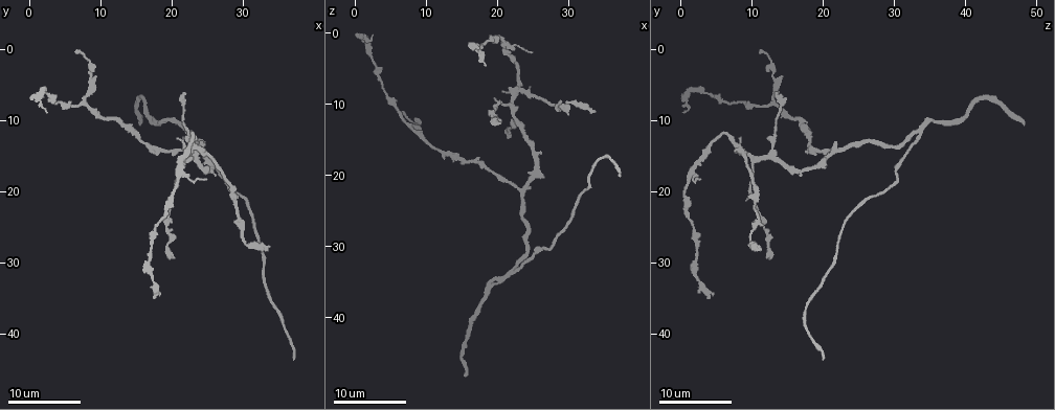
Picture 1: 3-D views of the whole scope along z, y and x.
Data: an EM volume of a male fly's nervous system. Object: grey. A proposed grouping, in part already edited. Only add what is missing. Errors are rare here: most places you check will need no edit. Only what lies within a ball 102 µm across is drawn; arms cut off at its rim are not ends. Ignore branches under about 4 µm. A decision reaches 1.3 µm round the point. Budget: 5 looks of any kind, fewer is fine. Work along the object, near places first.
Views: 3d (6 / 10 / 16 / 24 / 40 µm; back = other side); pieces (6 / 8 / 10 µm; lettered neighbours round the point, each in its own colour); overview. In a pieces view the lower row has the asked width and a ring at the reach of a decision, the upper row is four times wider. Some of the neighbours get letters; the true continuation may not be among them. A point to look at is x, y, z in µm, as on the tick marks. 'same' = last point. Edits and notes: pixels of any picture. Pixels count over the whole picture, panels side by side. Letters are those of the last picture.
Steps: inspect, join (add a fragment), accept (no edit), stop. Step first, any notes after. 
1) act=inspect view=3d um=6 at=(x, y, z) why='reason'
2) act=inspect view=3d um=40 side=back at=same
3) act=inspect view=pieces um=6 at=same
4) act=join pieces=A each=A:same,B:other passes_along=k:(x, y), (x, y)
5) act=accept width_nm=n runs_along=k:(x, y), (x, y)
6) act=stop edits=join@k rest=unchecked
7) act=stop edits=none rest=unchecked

act=inspect view=pieces um=10 at=(21.0, 13.0, 8.0) why='free end'

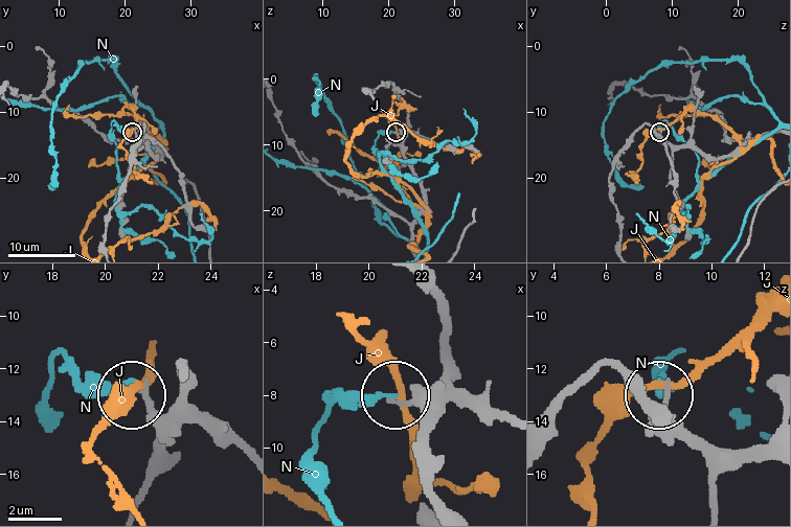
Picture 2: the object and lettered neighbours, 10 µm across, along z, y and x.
act=accept width_nm=180 each=J:other,N:other runs_along=2:(752, 137), (730, 153), (708, 157), (670, 144), (660, 130) found='no lettered fragment goes on from it'

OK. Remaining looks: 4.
act=inspect view=3d um=6 at=(24.5, 18.0, 3.0) why='tapers out'

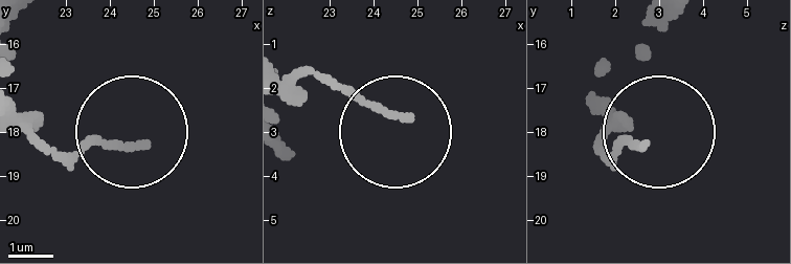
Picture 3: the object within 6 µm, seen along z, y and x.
act=inspect view=pieces um=8 at=(24.70, 18.35, 2.60)

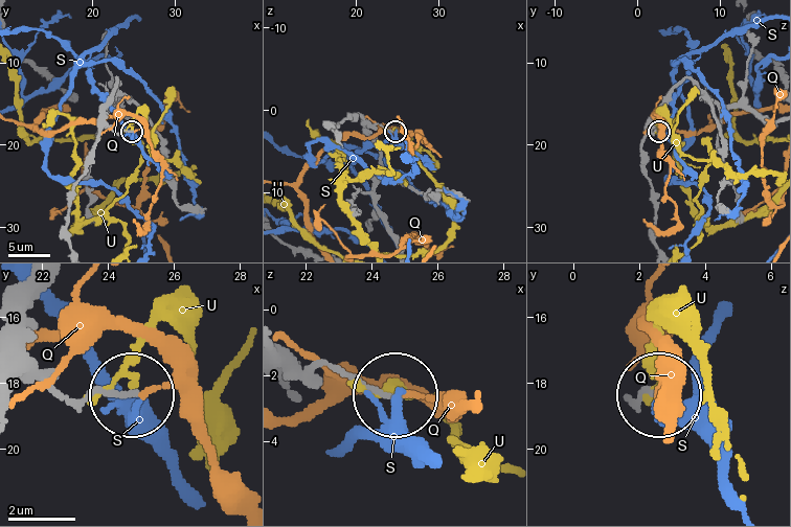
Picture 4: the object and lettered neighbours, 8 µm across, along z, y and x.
act=accept each=Q:other,S:other,U:other found='none of them fits'

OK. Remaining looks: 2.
act=inspect view=pieces um=8 at=(33.5, 27.5, 11.0)

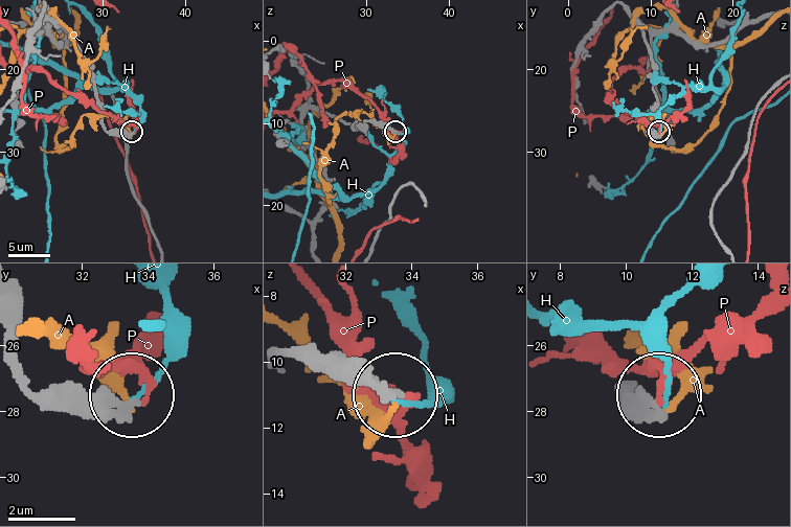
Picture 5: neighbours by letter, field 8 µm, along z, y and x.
act=accept each=A:other,H:other,P:other found='no lettered fragment goes on from it'

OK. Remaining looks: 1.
act=stop edits=none rest=unchecked

